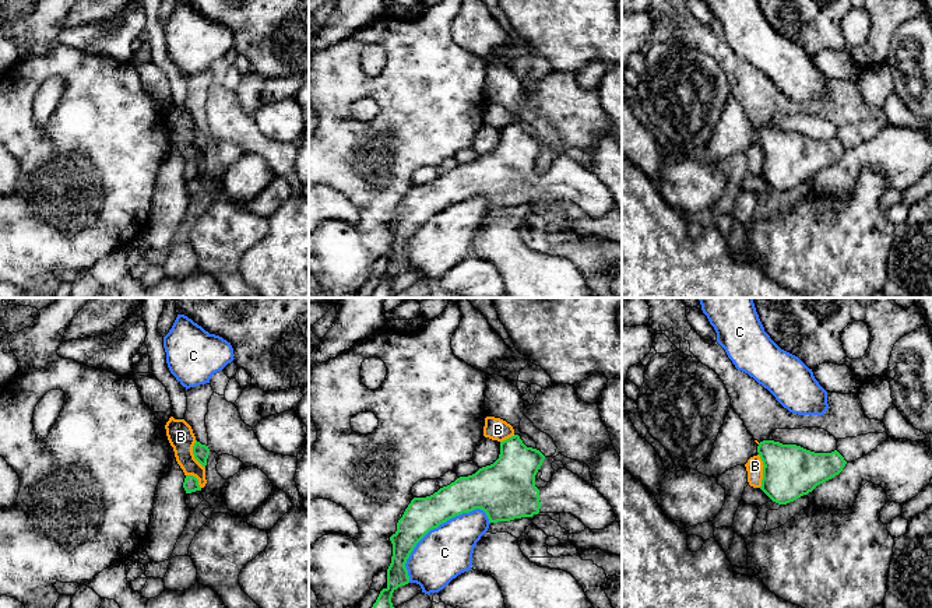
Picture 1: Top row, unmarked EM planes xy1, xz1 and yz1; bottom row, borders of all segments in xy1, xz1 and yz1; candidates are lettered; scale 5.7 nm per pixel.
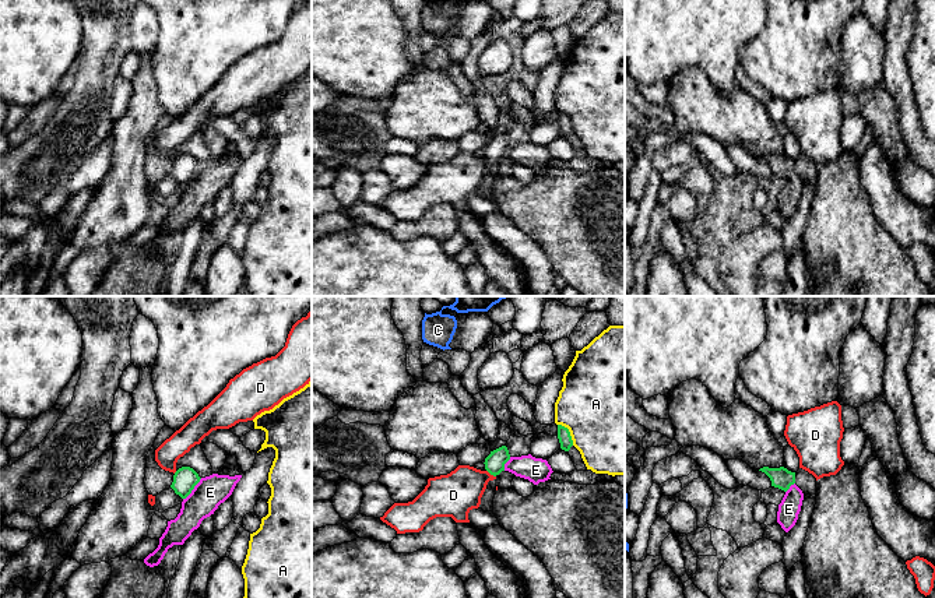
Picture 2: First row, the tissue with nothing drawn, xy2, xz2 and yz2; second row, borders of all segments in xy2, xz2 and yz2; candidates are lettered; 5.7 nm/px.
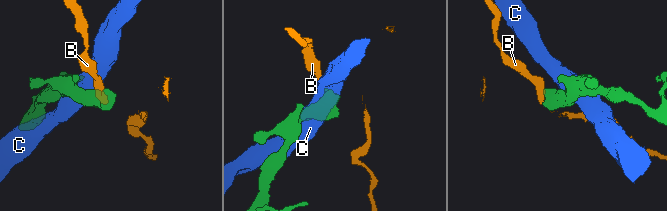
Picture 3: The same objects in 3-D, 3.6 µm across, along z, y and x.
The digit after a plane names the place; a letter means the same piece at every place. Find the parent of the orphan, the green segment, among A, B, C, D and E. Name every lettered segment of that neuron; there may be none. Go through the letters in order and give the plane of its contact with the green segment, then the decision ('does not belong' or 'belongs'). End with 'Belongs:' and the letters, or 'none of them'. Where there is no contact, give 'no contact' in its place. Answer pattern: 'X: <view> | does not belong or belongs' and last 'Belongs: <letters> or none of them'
A: xz2 | does not belong
B: yz1 | does not belong
C: xz1 | does not belong
D: xz2 | does not belong
E: xy2 | does not belong
Belongs: none of them

